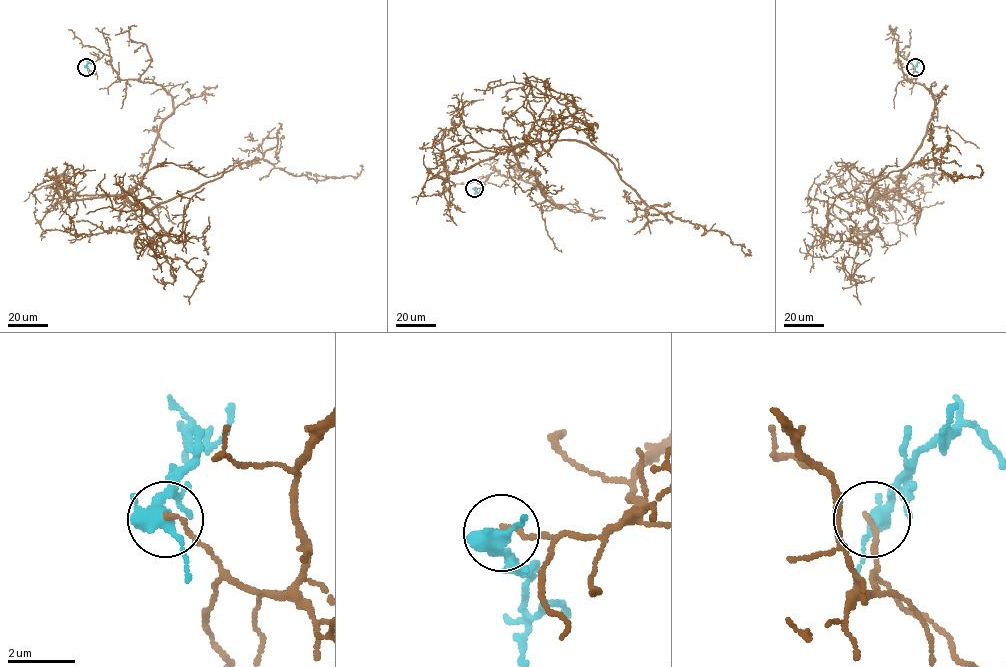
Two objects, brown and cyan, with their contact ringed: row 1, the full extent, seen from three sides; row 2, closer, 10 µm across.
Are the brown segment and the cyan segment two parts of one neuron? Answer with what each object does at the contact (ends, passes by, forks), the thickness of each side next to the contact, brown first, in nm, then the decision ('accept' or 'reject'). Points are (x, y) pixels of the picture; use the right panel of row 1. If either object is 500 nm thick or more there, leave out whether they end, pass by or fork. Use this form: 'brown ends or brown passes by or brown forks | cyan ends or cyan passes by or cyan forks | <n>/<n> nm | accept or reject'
brown ends | cyan forks | 130/360 nm | reject

